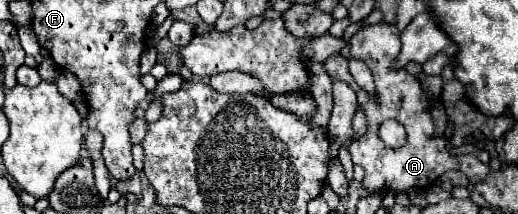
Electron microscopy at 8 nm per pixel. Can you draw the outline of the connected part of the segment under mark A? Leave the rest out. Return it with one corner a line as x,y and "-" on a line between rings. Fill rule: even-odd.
377,23
377,25
367,25
361,27
353,37
351,37
351,57
363,61
369,71
373,73
375,79
375,95
369,95
365,89
361,89
355,79
349,73
349,63
345,57
331,55
325,61
325,69
331,77
343,79
345,83
349,83
355,93
357,93
357,101
359,105
365,109
367,113
367,131
363,137
359,137
357,141
351,143
349,151
353,155
353,163
361,165
365,169
365,177
361,181
363,189
367,189
369,193
377,193
377,191
385,191
395,189
395,191
405,191
411,187
427,187
431,185
441,173
449,171
449,169
459,169
467,175
467,179
475,185
479,183
487,173
489,173
489,165
481,163
477,157
467,155
467,157
459,157
459,155
451,155
445,149
445,137
443,135
433,135
435,125
433,125
433,117
431,117
431,103
427,99
427,93
421,89
419,81
407,73
407,69
395,69
395,59
397,53
401,51
401,41
399,41
399,29
393,23
-
385,119
397,119
405,125
407,131
407,143
403,147
391,149
385,147
383,141
377,135
379,125

